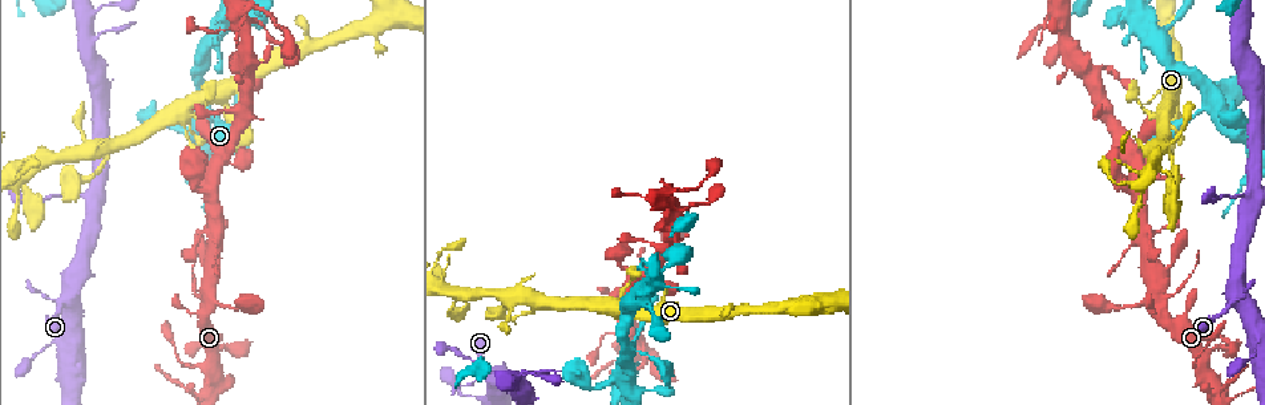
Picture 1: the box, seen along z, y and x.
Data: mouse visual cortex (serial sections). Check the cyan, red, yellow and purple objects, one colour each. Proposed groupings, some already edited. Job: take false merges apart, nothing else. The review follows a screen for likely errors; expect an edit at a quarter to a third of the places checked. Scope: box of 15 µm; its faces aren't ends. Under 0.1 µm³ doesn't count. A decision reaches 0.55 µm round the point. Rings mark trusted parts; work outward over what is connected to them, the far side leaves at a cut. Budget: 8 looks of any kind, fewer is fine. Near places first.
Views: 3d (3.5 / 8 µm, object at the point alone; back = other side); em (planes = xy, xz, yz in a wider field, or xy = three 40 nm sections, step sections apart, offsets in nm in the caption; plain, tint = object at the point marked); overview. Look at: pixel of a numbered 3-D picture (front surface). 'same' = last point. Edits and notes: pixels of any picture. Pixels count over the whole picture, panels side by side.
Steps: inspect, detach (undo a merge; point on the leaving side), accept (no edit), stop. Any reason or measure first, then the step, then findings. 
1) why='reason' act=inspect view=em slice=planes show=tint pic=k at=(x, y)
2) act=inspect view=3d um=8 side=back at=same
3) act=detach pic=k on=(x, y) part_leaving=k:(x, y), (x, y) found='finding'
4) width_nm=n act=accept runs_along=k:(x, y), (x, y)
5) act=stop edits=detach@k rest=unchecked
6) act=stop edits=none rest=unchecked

why='three arms meet' act=inspect view=3d um=3.5 pic=1 at=(1155, 306)

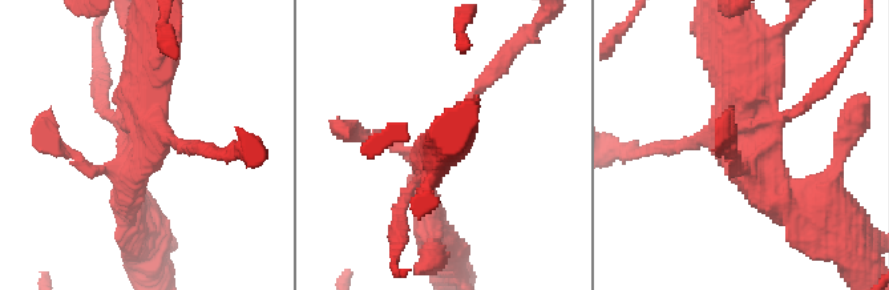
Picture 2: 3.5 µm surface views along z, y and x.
act=inspect view=em slice=xy step=5 show=tint pic=2 at=(741, 145)

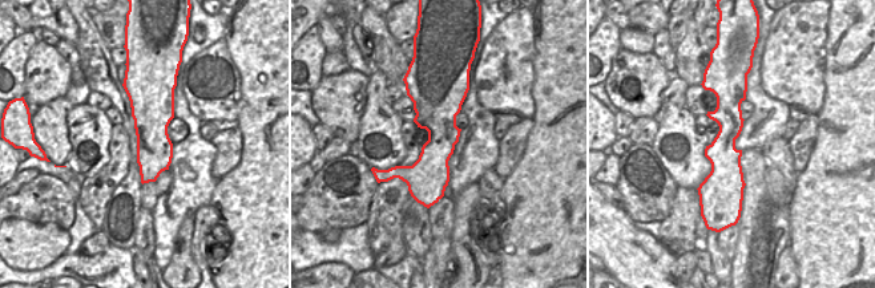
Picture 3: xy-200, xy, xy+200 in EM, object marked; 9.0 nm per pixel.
width_nm=320 act=accept runs_along=3:(431, 88), (435, 155), (426, 201) found='all the same cell'

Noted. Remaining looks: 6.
why='four-way junction' act=inspect view=3d um=3.5 pic=1 at=(1058, 9)

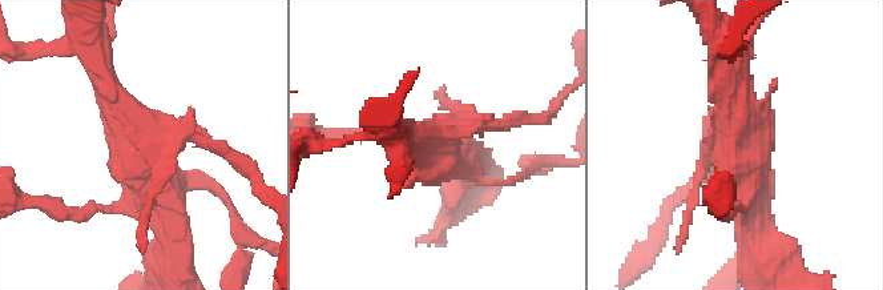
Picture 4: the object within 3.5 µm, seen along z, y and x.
why='now the EM' act=inspect view=em slice=xy step=3 show=tint pic=4 at=(442, 141)

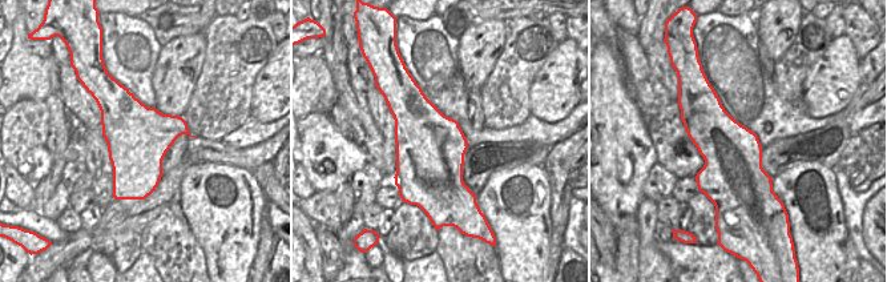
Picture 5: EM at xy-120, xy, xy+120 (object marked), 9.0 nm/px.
act=accept found='one cell here'

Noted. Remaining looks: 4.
act=inspect view=3d um=3.5 pic=1 at=(91, 149)

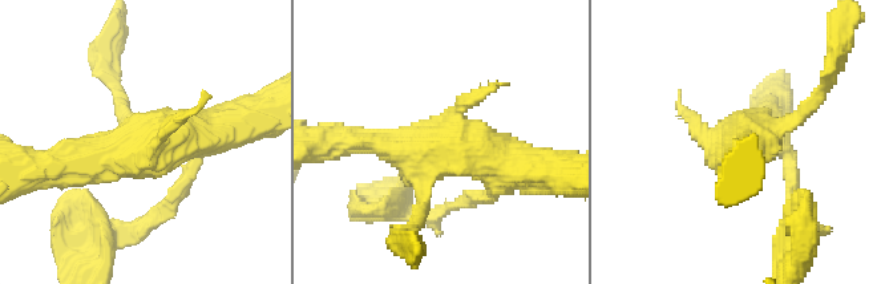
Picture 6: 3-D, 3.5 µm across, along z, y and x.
act=inspect view=em slice=xy step=5 show=tint pic=6 at=(432, 149)

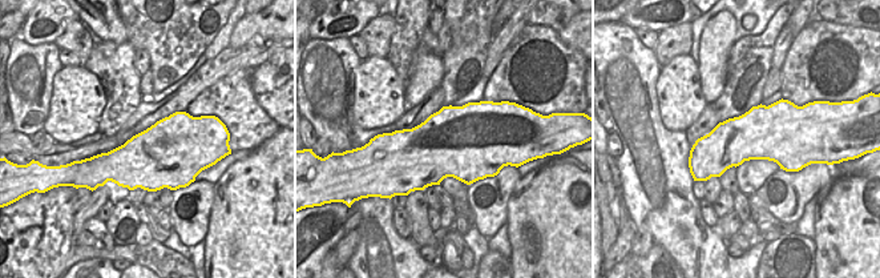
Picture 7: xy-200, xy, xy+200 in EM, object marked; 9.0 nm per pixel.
act=accept runs_along=6:(219, 130), (56, 166) found='one cell here'

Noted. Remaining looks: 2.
act=stop edits=none rest=unchecked

